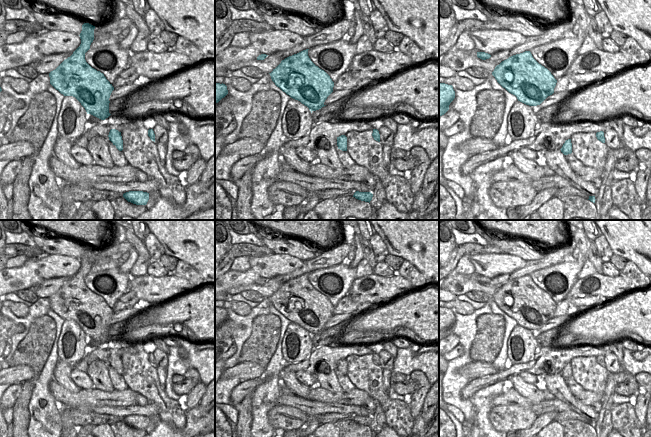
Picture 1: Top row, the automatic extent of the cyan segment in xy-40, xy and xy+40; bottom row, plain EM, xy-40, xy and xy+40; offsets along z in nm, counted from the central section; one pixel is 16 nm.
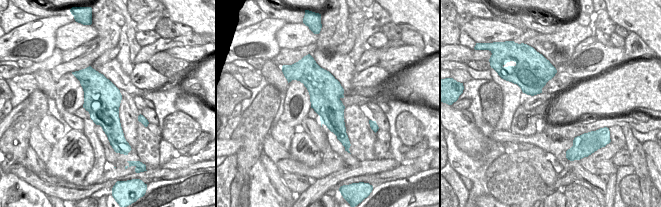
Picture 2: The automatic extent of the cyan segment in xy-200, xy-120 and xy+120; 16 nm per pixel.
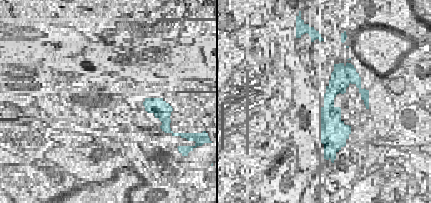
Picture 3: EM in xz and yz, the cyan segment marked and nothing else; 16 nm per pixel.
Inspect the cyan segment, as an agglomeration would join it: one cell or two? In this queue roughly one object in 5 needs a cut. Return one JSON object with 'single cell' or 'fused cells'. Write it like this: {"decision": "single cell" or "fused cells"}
{"decision": "single cell"}

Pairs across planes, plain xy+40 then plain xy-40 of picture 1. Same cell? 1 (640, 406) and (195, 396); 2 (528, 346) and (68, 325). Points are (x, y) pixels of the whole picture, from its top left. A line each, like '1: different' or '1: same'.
1: same
2: same

